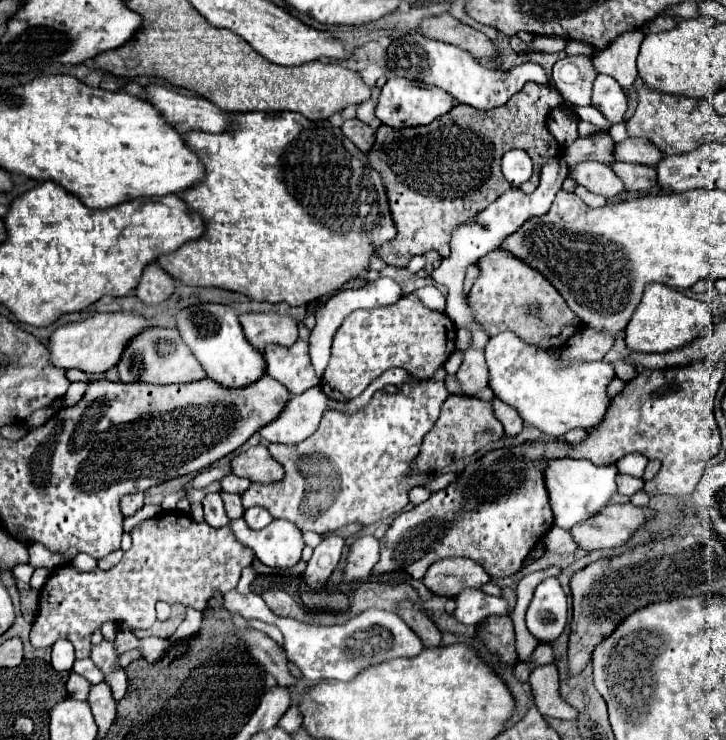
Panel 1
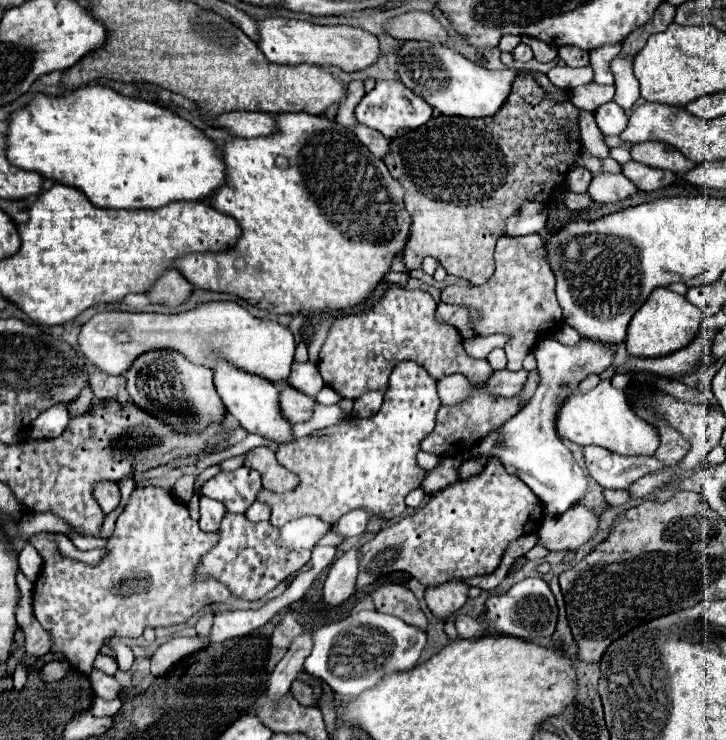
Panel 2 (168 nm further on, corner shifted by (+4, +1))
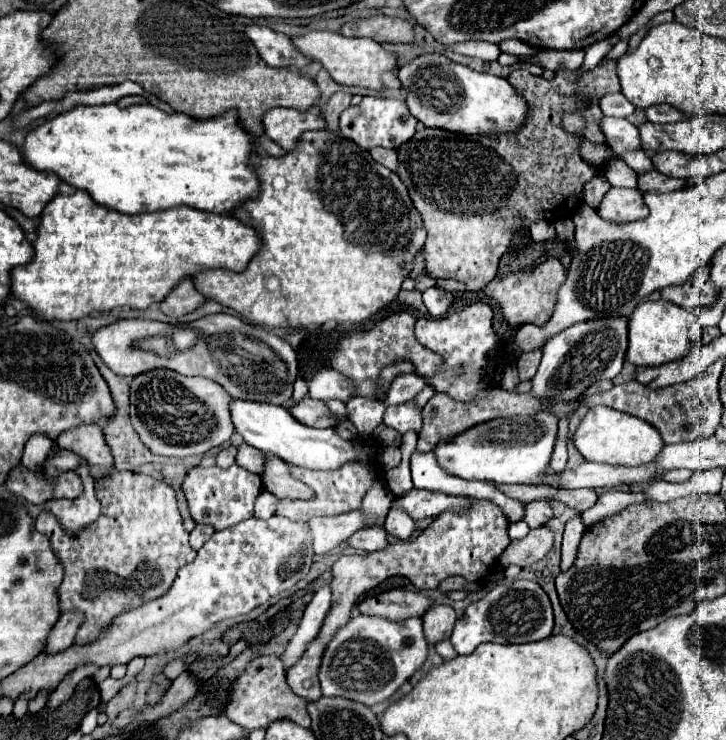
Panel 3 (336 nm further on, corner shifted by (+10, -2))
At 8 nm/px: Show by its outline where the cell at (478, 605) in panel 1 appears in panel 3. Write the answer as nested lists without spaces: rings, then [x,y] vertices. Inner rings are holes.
[[[510,581],[496,585],[486,597],[472,603],[456,621],[452,631],[452,645],[458,655],[470,655],[476,645],[484,641],[494,643],[530,643],[540,641],[552,633],[554,615],[548,595],[534,581]]]

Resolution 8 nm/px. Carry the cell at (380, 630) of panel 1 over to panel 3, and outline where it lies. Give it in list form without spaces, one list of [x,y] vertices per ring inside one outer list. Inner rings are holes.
[[[356,615],[340,627],[328,643],[318,679],[326,697],[346,697],[364,705],[374,705],[388,699],[412,673],[424,663],[428,643],[424,639],[420,619],[406,619],[400,623],[384,617]]]

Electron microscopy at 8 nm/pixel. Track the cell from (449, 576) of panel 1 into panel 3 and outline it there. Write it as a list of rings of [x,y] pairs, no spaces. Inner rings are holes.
[[[432,605],[424,615],[424,635],[428,643],[436,643],[440,639],[448,639],[452,633],[452,627],[456,623],[456,613],[450,605]]]

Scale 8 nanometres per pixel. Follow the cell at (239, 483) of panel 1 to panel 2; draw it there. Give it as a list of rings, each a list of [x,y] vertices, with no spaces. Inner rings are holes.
[[[238,468],[234,472],[220,472],[202,484],[202,496],[218,500],[226,506],[226,512],[244,514],[262,490],[262,478],[252,468]]]

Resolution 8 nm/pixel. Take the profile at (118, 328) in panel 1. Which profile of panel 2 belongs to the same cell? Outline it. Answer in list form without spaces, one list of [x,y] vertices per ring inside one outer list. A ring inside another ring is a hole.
[[[208,302],[182,314],[132,314],[100,312],[92,316],[78,336],[78,352],[108,374],[122,374],[142,354],[154,348],[182,352],[190,362],[214,368],[214,356],[222,356],[244,372],[254,372],[274,384],[288,384],[294,362],[294,336],[278,322],[254,318],[236,302]],[[200,334],[200,344],[198,344]]]

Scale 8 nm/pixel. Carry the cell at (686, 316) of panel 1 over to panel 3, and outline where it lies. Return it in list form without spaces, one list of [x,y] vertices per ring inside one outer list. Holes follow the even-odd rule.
[[[658,299],[658,301],[644,301],[640,303],[632,317],[628,319],[628,351],[626,361],[630,361],[636,367],[648,367],[648,365],[662,365],[668,361],[676,361],[684,357],[696,343],[700,343],[700,333],[703,326],[698,323],[694,313]]]

